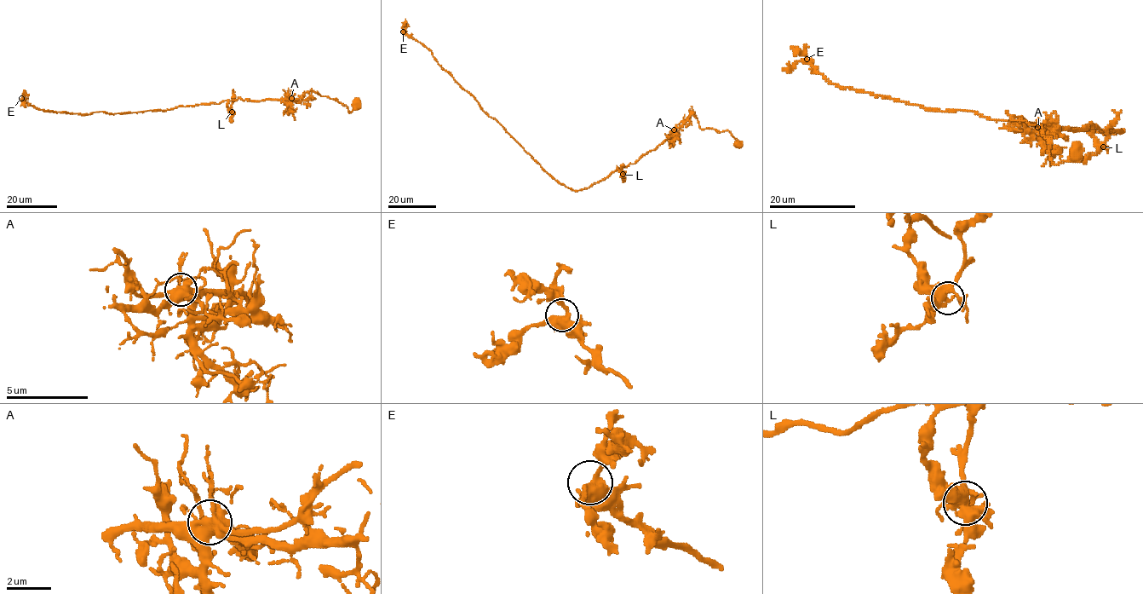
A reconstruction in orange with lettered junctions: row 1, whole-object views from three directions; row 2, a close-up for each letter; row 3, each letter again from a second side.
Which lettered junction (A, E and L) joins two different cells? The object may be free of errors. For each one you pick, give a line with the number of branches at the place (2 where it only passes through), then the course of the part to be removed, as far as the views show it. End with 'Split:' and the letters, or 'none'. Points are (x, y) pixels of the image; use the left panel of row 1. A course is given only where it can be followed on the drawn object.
Split: none

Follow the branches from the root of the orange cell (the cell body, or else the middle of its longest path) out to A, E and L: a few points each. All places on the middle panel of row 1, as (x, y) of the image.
A: (738, 144), (727, 130), (701, 129), (693, 112), (673, 130)
E: (738, 144), (727, 130), (701, 129), (692, 112), (634, 164), (571, 190), (491, 118), (430, 50), (403, 31)
L: (738, 144), (727, 130), (701, 129), (692, 112), (654, 150), (634, 164), (617, 168), (623, 174)

